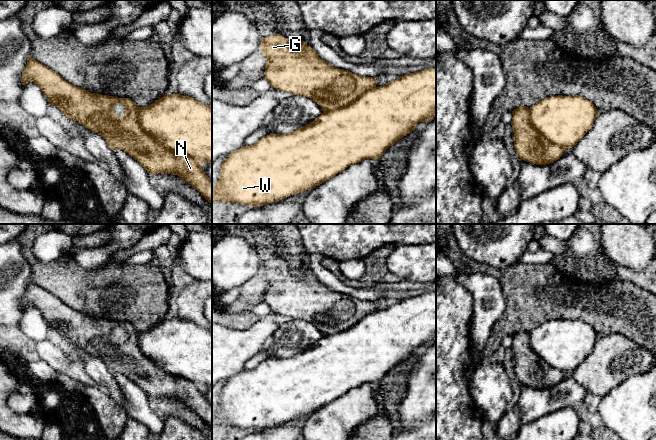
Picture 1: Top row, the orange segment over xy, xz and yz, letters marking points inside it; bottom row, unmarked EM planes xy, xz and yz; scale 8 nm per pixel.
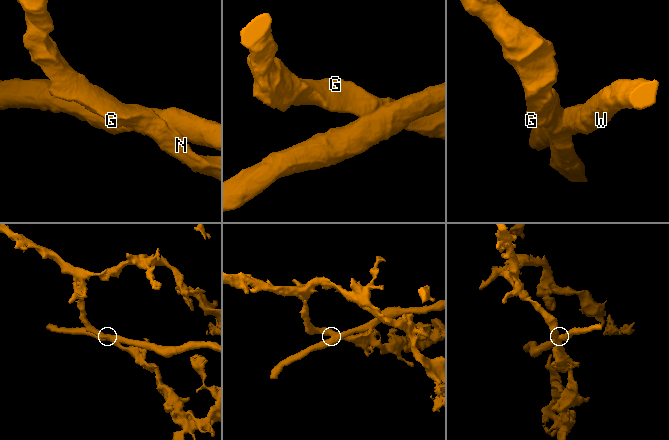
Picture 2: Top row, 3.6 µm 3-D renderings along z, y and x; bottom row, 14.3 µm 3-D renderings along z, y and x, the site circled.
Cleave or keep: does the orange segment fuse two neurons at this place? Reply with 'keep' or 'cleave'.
cleave

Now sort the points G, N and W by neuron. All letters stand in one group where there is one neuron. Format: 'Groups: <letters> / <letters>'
Groups: G N / W

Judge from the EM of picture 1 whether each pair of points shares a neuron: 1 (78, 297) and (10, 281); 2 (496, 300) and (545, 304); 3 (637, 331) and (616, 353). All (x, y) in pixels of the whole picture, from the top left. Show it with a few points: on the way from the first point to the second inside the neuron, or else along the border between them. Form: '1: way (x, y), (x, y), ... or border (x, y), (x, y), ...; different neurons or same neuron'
1: border (23, 256), (31, 269), (30, 279); different neurons
2: border (498, 279), (505, 301), (505, 311), (495, 322); different neurons
3: border (607, 335), (624, 335), (645, 349); different neurons

